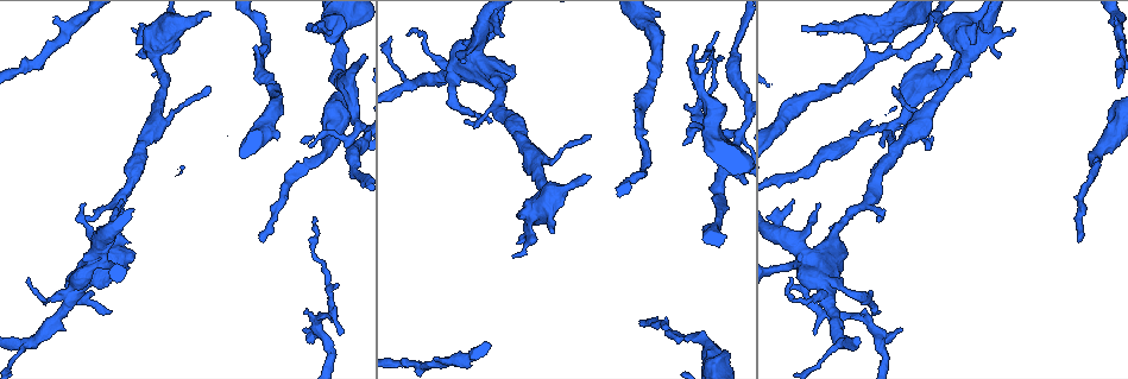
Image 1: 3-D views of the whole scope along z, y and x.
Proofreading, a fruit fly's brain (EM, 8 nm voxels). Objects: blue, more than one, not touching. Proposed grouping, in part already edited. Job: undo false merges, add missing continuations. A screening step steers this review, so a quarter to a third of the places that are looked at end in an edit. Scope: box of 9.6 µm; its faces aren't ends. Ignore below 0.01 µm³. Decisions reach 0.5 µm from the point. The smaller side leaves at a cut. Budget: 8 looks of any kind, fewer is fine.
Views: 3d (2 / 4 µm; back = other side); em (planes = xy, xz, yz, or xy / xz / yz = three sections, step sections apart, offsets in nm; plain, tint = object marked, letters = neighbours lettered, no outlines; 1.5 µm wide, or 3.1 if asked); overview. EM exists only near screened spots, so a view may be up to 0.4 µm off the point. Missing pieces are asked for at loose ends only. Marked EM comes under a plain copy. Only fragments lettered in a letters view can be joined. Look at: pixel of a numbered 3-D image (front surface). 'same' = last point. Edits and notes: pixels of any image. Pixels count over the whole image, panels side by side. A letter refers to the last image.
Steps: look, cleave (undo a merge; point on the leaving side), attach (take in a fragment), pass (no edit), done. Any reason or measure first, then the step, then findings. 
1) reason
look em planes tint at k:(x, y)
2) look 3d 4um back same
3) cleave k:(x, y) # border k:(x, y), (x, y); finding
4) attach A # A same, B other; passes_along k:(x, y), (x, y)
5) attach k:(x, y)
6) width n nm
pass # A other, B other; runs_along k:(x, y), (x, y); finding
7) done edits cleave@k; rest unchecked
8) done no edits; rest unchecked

an open end
look em xy step 4 tint at 1:(329, 35)

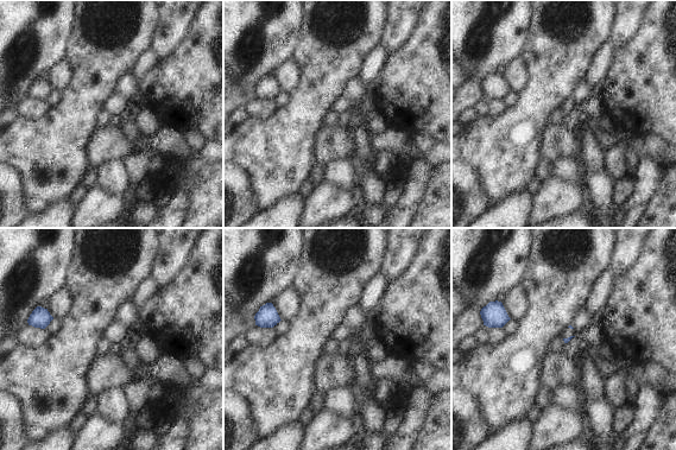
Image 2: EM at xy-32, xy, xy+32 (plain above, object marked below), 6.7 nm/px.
look em yz step 8 letters same

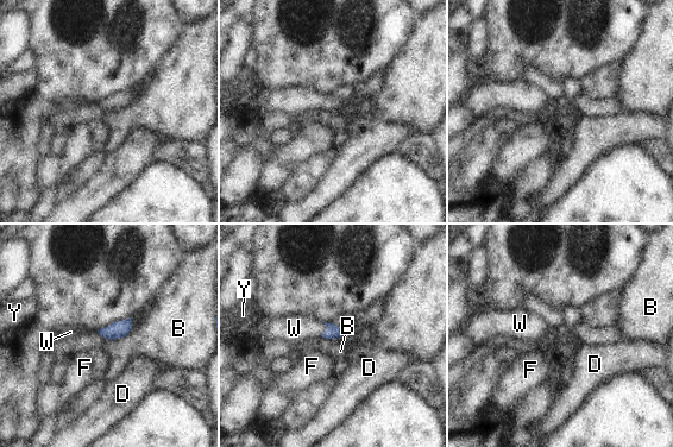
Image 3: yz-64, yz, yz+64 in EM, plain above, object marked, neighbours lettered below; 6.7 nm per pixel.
attach W # B other, D other, F other, W same, Y other; passes_along 3:(332, 332), (326, 329), (294, 328); it goes on there

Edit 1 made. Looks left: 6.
thin end
look em planes letters at 1:(717, 31)

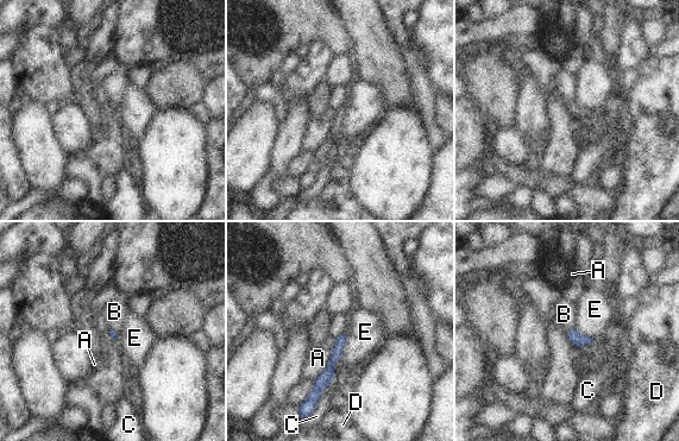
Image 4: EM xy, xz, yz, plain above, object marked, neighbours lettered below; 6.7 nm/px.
attach B # A other, B same, C other, D other, E other; passes_along 4:(578, 340), (570, 329), (564, 314); it goes on there

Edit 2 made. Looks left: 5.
redraw
look overview

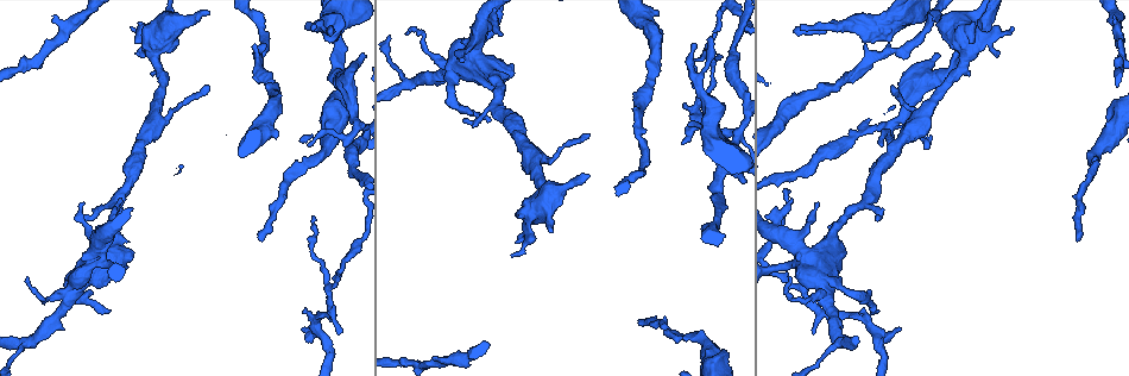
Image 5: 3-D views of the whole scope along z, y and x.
thin end
look em xy step 4 tint at 5:(406, 32)

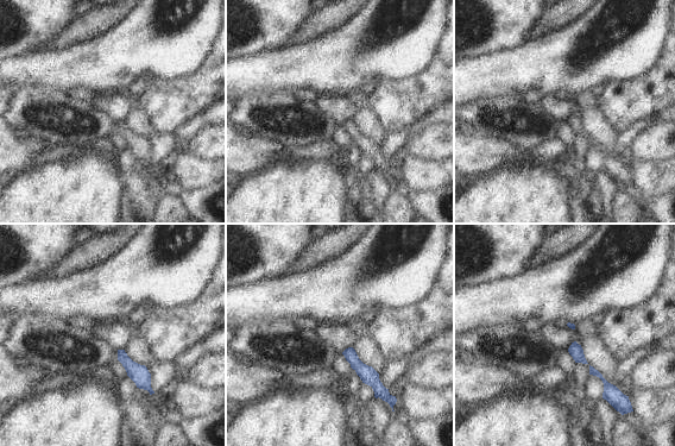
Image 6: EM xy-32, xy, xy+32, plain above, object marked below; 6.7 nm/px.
look em xy step 4 letters same

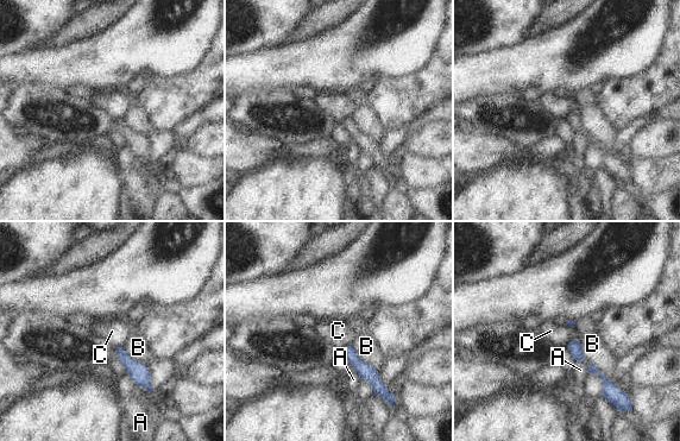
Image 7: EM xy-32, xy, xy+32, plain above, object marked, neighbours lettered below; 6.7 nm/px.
longest_contact B 360 nm
pass # A other, B other, C other; runs_along 7:(573, 342), (575, 351), (614, 389); no lettered fragment goes on from it

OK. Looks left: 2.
done edits attach@3, attach@4; rest unchecked

